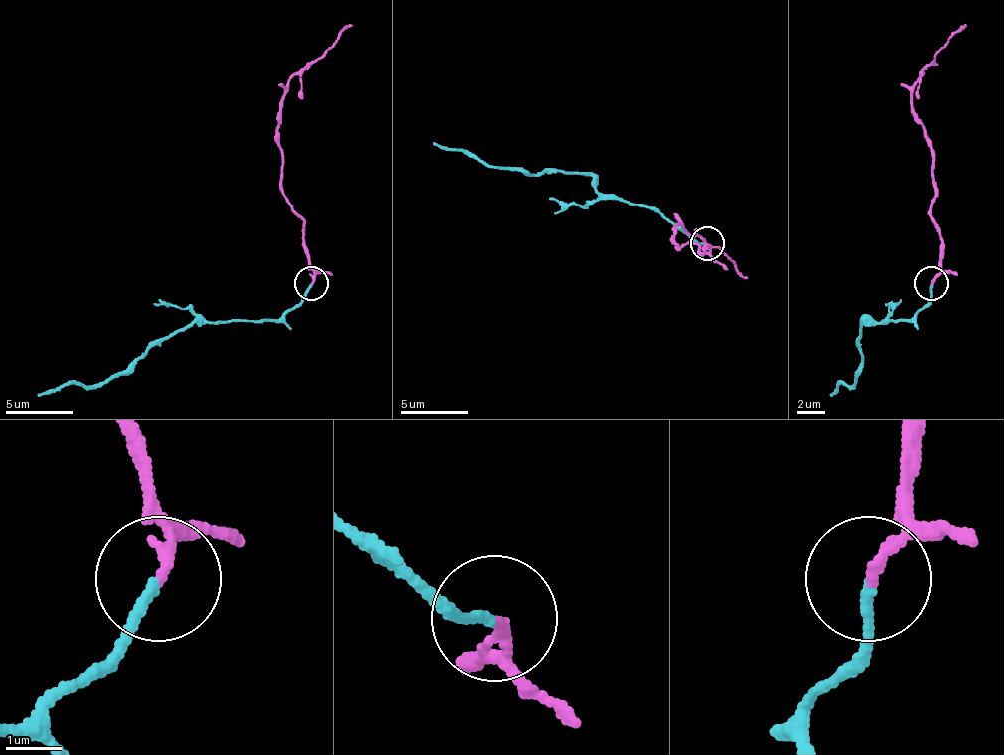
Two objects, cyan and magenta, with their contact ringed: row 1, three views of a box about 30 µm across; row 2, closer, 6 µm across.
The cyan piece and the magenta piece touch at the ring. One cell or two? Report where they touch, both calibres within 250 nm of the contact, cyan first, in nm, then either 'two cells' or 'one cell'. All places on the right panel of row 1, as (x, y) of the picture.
at (931, 283); 180 nm thick on the cyan side, 200 nm on the other; two cells

